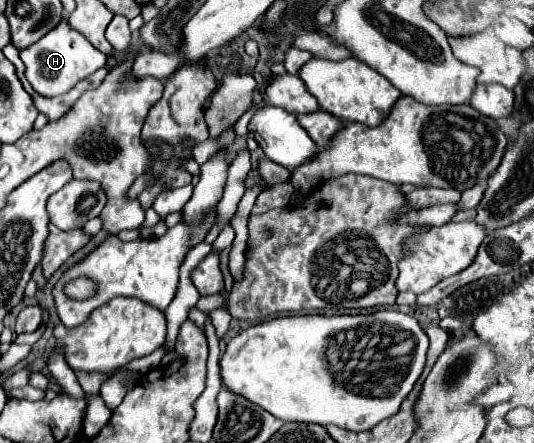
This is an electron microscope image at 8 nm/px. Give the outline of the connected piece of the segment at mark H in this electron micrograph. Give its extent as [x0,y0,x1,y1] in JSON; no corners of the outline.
[20,20,106,96]

